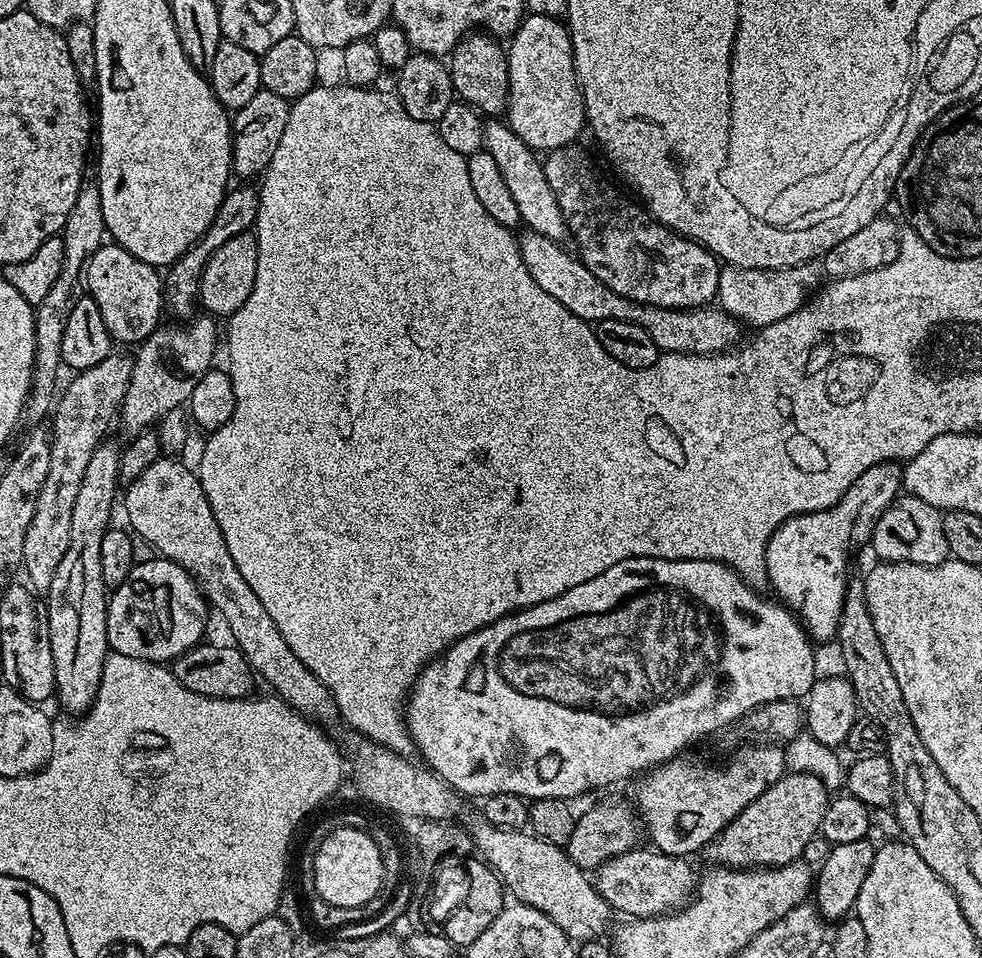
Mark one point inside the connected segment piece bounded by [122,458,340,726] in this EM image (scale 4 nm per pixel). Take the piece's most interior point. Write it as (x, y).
(166, 506)

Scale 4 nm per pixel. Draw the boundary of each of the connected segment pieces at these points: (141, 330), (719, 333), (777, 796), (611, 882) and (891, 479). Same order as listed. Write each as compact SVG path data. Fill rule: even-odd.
M105 242L90 258L84 275L87 295L98 302L102 322L117 345L139 346L145 338L161 327L160 312L165 311L164 281L161 273L146 262L134 258L115 242Z
M525 231L523 235L524 237L521 235L518 240L520 257L526 266L526 270L530 270L530 278L534 278L534 282L538 282L538 286L542 286L542 290L546 290L546 294L550 294L550 298L562 302L562 306L566 306L566 310L570 310L570 314L574 314L577 321L617 320L618 322L634 322L638 326L642 326L642 330L646 330L646 334L650 334L650 338L654 338L654 342L660 348L661 353L685 352L691 356L715 356L717 352L729 351L741 339L741 337L739 338L740 331L742 331L740 321L735 320L729 312L725 312L719 306L658 308L653 304L639 304L628 298L622 298L618 294L614 294L614 290L610 290L610 286L598 282L598 278L594 278L594 274L590 274L590 270L580 259L573 255L571 251L568 253L564 249L565 245L563 243L550 238L542 238L542 234L537 232Z
M788 772L770 790L762 790L734 822L708 843L706 855L720 866L771 866L797 863L810 840L818 836L830 791L814 774Z
M637 846L606 861L595 873L594 883L613 913L625 912L625 917L641 919L667 915L683 907L693 895L696 873L688 863L685 857L670 856L650 846Z
M895 460L878 462L878 466L870 466L866 474L859 476L834 506L792 516L774 530L764 551L768 584L777 592L773 593L780 603L796 613L813 641L831 641L835 637L850 579L848 563L863 544L865 547L871 541L878 518L901 492L901 465Z

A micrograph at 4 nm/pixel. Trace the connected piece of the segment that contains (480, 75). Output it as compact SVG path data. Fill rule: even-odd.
M471 32L456 44L450 54L449 72L453 93L486 116L501 115L508 105L509 68L508 58L501 43L485 32Z

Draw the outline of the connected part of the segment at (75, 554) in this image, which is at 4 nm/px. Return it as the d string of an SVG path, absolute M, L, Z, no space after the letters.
M102 442L94 450L94 455L90 457L90 462L86 466L86 474L82 474L82 487L78 490L78 498L74 502L74 510L70 517L70 542L66 546L66 554L62 554L62 562L58 562L58 570L54 570L54 578L50 582L50 586L46 589L46 607L47 616L50 626L50 650L54 650L54 678L56 679L56 691L54 693L55 699L60 699L60 704L65 708L65 713L68 714L83 714L87 712L89 704L94 702L94 698L98 694L98 686L102 682L102 666L104 659L110 655L110 645L108 642L108 601L110 599L109 589L106 587L104 579L102 578L102 561L98 557L102 554L102 534L106 534L106 530L113 523L112 507L117 507L118 492L116 496L116 487L121 487L122 481L120 479L120 453L122 451L121 445L108 444L109 442Z

